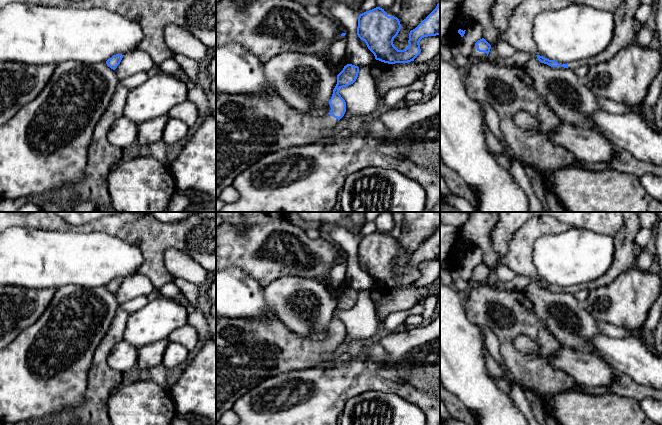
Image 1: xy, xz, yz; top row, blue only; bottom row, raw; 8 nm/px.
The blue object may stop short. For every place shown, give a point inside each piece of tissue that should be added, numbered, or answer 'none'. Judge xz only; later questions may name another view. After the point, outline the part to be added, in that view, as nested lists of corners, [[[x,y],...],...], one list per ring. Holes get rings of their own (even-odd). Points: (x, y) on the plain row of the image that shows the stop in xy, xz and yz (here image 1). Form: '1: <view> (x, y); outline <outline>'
1: xz (248, 351); outline [[[272,315],[255,320],[216,316],[216,424],[224,412],[233,409],[235,402],[241,396],[266,378],[312,366],[330,368],[335,362],[331,354],[337,346],[338,343],[329,338],[321,342],[314,342],[299,337]]]

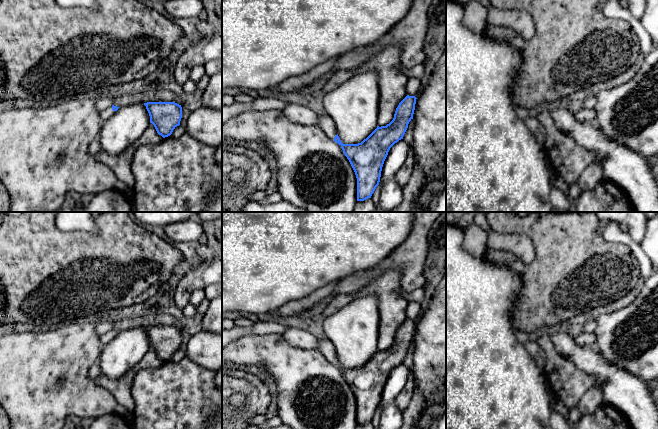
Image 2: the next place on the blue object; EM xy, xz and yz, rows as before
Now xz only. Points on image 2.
1: xz (325, 346); outline [[[324,337],[318,340],[318,345],[318,350],[331,364],[334,364],[334,361],[337,359],[337,355],[331,341]]]

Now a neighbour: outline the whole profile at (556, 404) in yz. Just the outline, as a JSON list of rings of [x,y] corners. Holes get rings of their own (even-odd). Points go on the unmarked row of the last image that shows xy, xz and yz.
[[[554,398],[551,402],[551,409],[562,414],[564,419],[568,419],[569,411],[565,408],[564,404],[557,398]]]

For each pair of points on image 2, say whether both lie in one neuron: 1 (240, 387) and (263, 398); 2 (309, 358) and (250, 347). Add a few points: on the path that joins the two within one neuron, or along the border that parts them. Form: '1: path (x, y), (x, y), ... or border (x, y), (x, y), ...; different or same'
1: path (246, 387), (252, 387), (257, 392); same
2: path (294, 358), (278, 358), (273, 353), (265, 351); same

